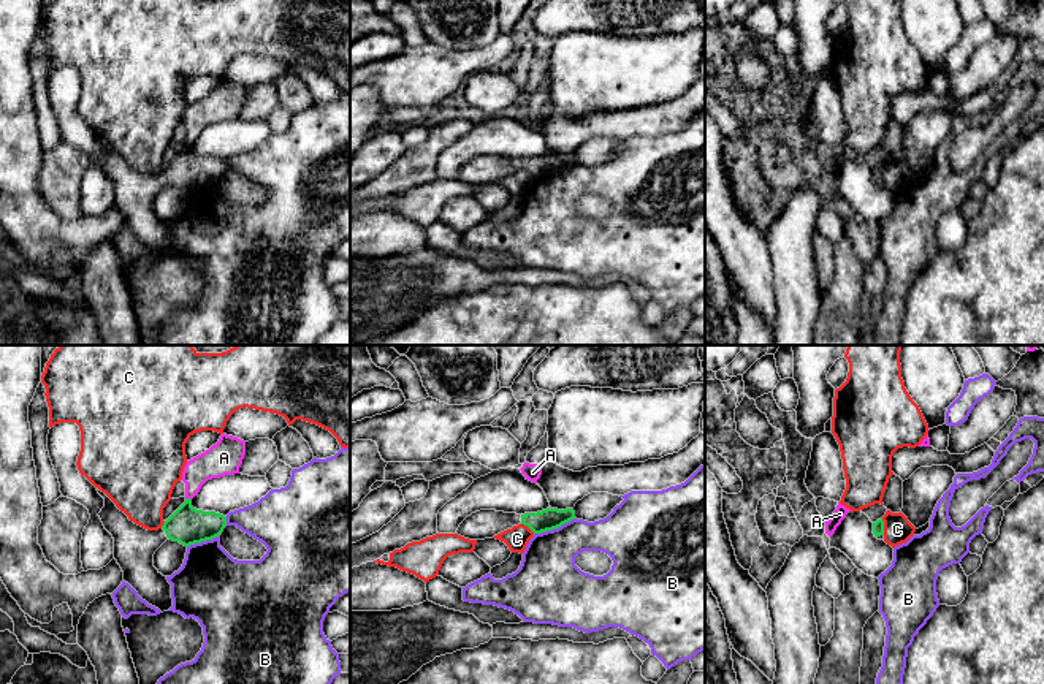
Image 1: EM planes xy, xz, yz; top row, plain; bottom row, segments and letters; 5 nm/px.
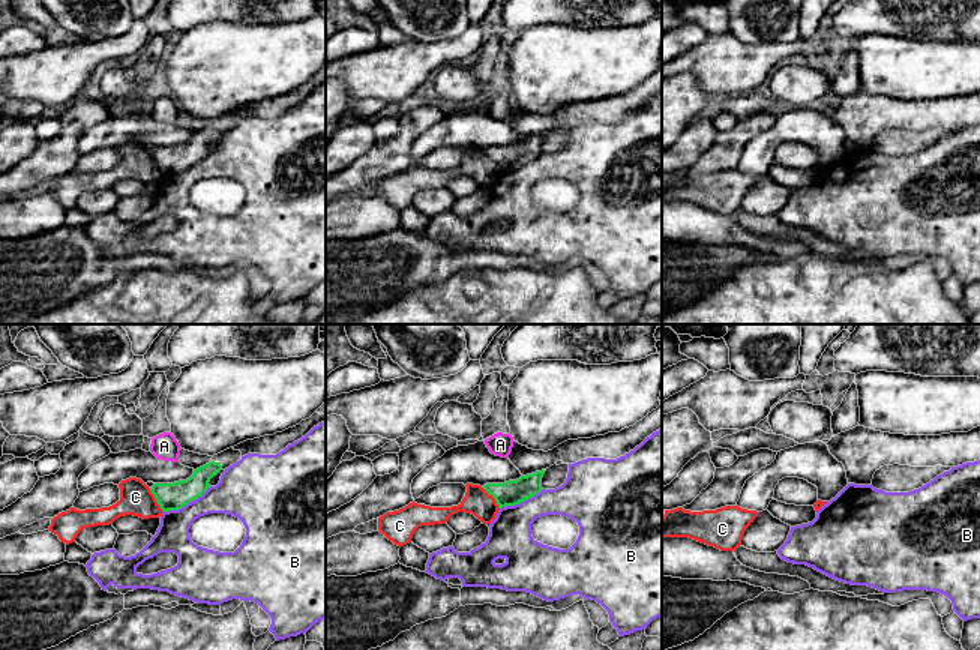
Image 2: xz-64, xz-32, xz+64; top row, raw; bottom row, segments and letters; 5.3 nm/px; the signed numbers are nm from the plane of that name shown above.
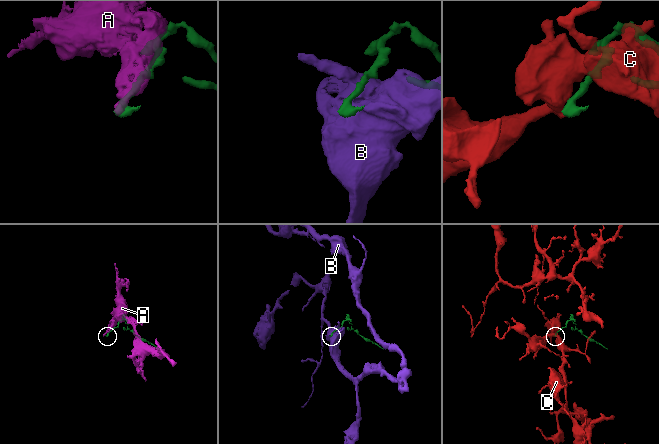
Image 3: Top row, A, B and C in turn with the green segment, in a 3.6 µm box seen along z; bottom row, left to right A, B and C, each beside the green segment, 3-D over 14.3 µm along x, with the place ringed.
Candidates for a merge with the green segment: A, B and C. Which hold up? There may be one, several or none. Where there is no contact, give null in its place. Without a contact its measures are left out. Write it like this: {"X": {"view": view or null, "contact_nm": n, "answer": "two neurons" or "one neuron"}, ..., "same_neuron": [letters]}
{"A": {"view": "xy", "contact_nm": 30, "answer": "two neurons"}, "B": {"view": "xz", "contact_nm": 240, "answer": "two neurons"}, "C": {"view": "yz", "contact_nm": 90, "answer": "two neurons"}, "same_neuron": []}

